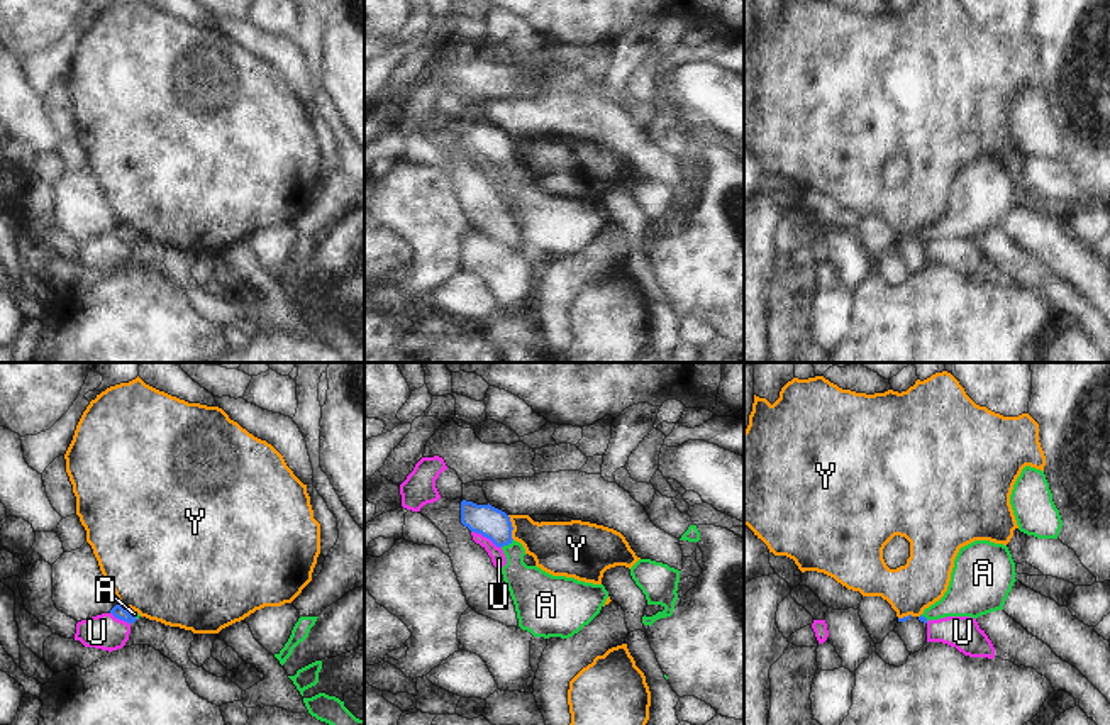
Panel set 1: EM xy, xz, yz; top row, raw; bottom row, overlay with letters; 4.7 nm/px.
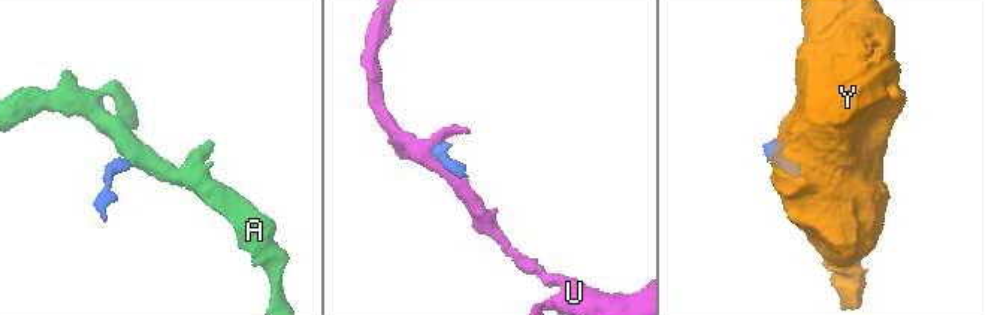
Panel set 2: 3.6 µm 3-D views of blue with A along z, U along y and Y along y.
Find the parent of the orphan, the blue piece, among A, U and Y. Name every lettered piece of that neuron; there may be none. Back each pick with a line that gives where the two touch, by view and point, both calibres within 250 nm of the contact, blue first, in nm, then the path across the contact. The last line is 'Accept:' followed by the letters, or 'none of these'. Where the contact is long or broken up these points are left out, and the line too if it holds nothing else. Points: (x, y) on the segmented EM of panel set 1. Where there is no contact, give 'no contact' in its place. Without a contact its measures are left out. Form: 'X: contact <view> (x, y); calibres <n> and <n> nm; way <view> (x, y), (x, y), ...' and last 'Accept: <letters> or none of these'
A: contact xz (507, 544); calibres 150 and 220 nm; way xz (493, 524), (507, 544), (516, 573), (532, 590)
Accept: A

